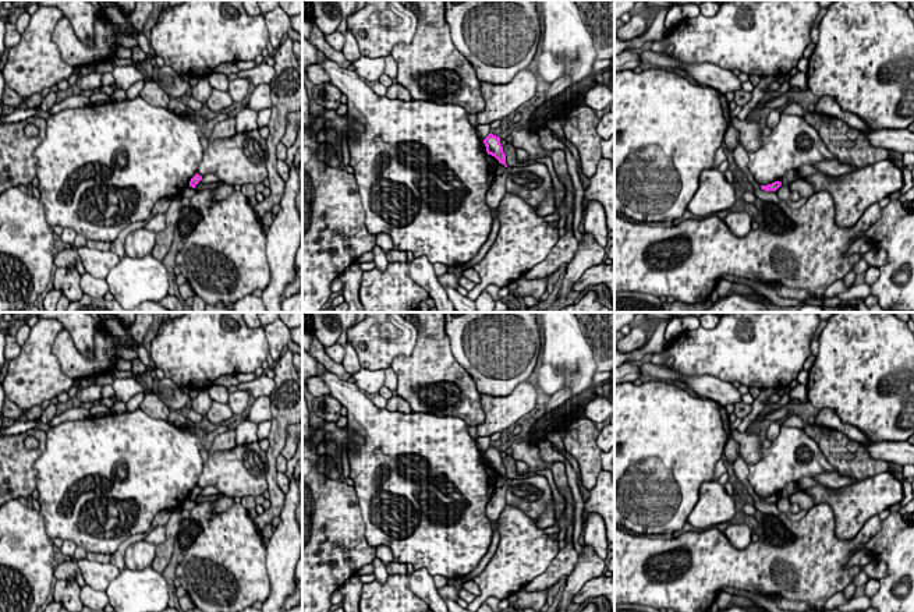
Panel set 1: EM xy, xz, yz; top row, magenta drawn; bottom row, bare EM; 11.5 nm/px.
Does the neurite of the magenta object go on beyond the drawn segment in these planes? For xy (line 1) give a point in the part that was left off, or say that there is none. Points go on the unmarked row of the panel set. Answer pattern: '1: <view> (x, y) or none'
1: none

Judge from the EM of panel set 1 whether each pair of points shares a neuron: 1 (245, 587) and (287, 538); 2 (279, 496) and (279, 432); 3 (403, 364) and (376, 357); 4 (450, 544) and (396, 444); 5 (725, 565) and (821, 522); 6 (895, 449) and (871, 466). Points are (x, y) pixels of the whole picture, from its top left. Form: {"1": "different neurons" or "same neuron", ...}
{"1": "different neurons", "2": "same neuron", "3": "different neurons", "4": "same neuron", "5": "same neuron", "6": "different neurons"}

